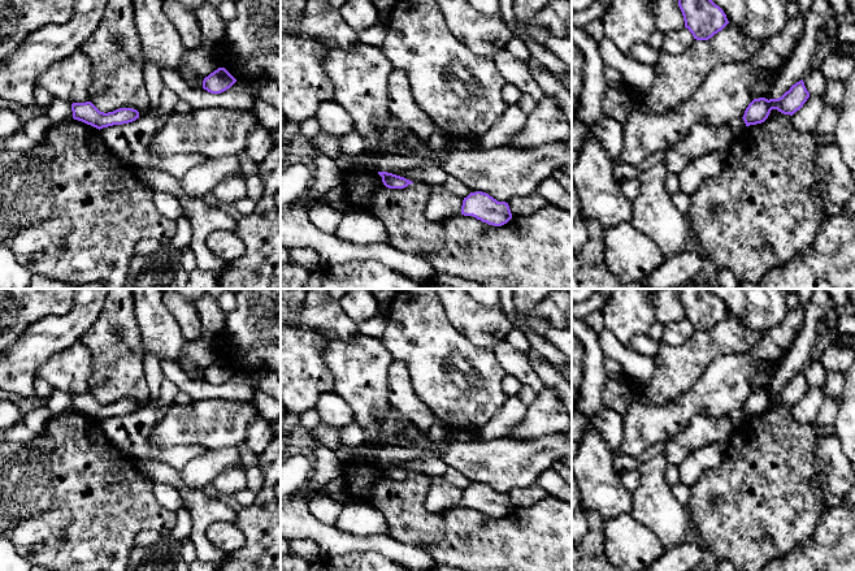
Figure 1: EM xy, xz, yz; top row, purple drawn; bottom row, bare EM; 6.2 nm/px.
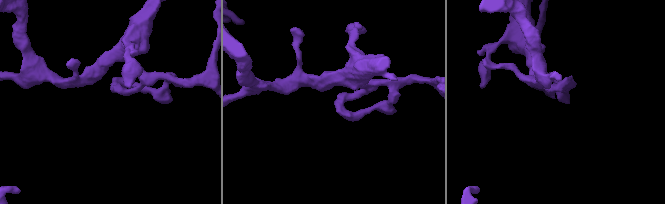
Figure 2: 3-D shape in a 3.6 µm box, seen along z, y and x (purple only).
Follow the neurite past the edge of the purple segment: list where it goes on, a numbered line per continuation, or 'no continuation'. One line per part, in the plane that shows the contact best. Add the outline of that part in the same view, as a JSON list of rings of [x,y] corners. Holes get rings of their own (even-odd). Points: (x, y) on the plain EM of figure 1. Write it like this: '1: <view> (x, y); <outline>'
no continuation

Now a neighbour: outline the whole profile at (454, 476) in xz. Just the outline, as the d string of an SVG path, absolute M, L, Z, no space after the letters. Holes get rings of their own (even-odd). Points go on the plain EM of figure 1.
M448 467L446 473L443 475L443 477L451 483L452 485L460 488L460 489L466 489L472 481L465 477L461 472L459 472L457 470Z

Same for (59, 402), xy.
M53 390L45 399L45 407L51 411L52 416L70 411L73 410L71 395L61 390Z

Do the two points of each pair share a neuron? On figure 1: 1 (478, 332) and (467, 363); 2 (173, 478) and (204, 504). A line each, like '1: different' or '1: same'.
1: different
2: same

